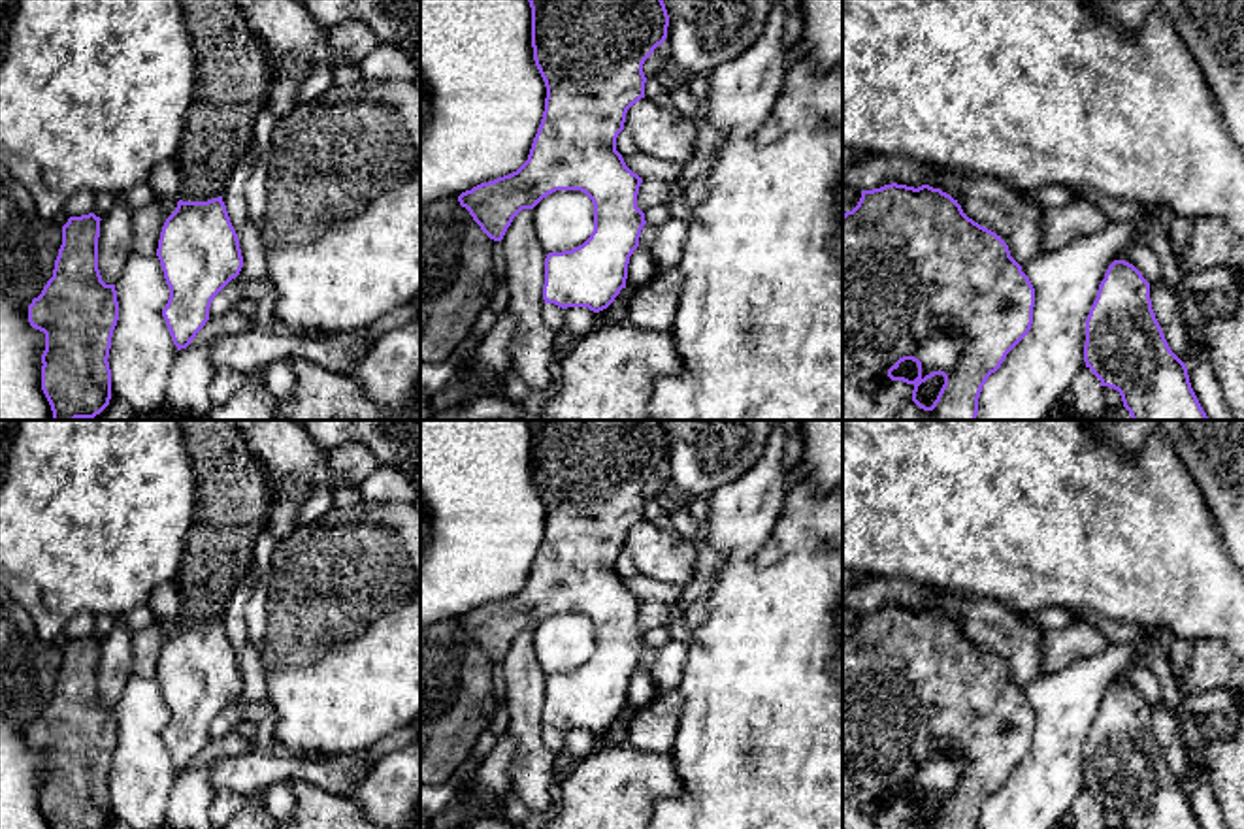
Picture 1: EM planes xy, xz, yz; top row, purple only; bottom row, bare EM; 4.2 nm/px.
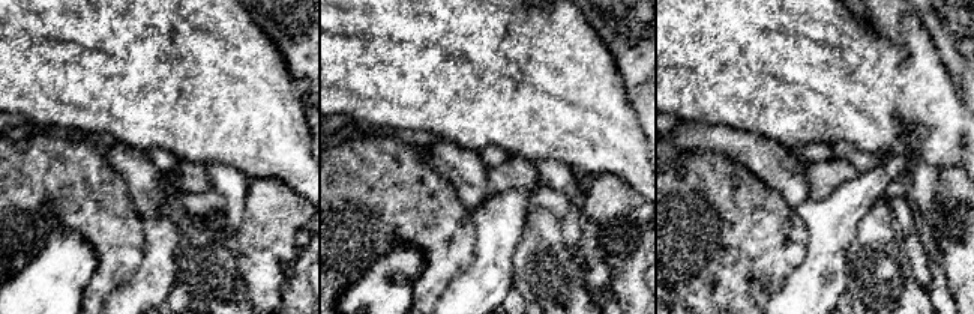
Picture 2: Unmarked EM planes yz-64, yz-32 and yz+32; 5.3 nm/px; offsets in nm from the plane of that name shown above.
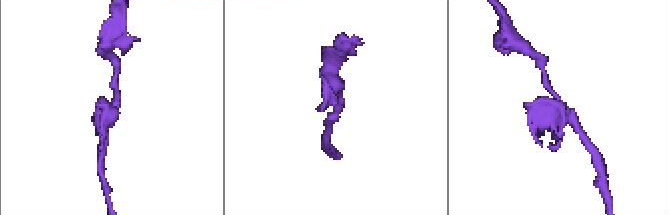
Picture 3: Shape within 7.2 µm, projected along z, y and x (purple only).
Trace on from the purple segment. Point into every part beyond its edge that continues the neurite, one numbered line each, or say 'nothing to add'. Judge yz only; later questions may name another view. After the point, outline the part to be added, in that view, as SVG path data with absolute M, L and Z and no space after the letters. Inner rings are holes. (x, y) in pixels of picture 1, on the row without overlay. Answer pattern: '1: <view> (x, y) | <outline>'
nothing to add

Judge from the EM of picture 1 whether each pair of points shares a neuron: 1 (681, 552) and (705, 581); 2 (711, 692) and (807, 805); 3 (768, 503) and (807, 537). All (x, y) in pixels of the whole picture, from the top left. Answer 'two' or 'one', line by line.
1: two
2: one
3: two

